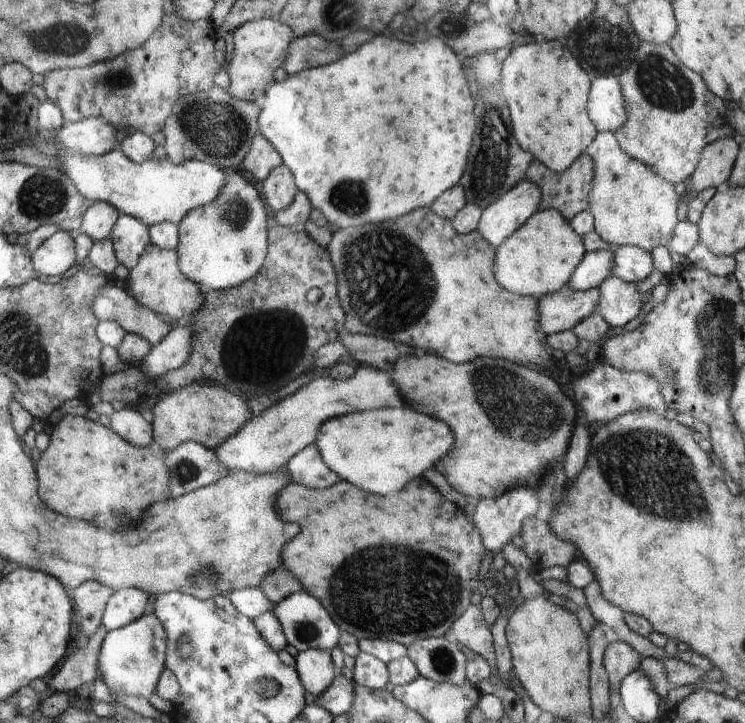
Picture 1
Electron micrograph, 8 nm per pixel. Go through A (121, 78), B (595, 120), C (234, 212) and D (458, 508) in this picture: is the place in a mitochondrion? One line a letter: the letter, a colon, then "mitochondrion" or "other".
A: mitochondrion
B: other
C: mitochondrion
D: other

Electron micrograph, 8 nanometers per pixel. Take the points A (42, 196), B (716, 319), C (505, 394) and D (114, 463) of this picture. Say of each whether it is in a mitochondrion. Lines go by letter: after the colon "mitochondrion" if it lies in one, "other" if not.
A: mitochondrion
B: mitochondrion
C: mitochondrion
D: other

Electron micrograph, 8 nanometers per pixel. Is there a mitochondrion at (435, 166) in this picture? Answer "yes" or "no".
no

